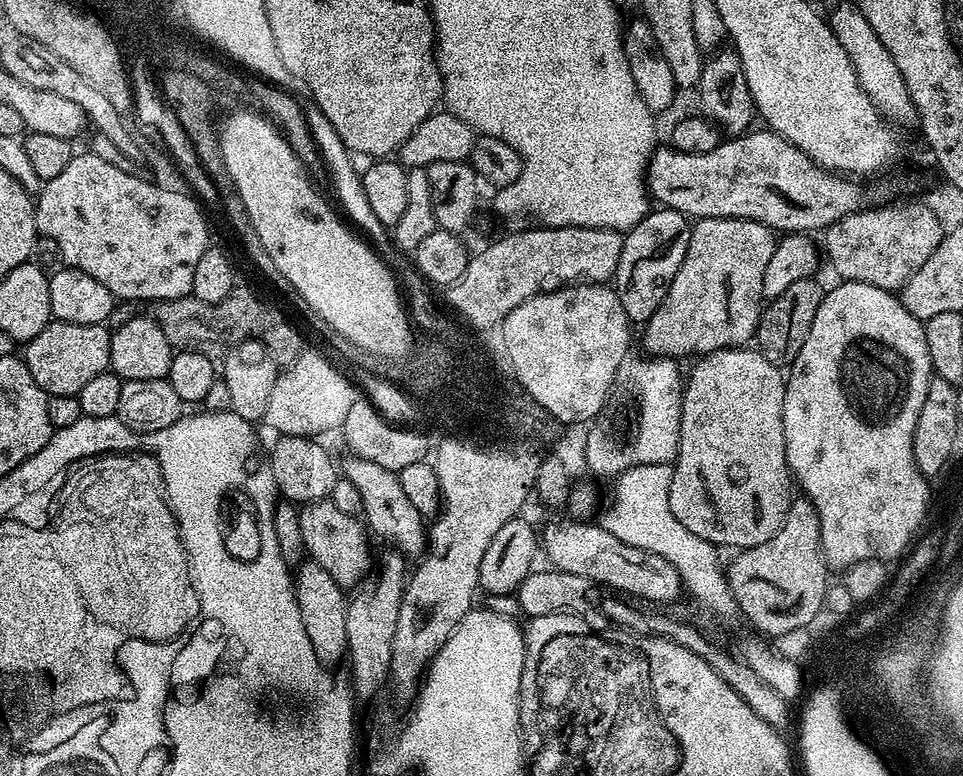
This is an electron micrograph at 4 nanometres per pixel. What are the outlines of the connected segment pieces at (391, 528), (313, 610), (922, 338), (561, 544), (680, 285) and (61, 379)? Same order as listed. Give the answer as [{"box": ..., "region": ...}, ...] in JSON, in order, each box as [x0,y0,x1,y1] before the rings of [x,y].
[{"box":[342,455,426,557],"region":[[[349,455],[347,459],[348,461],[342,464],[342,476],[343,479],[354,482],[358,494],[362,494],[362,516],[367,527],[373,533],[376,531],[378,535],[385,536],[392,543],[389,545],[394,546],[395,551],[405,557],[423,556],[426,551],[426,520],[418,514],[418,510],[414,510],[410,498],[406,498],[399,475],[388,472],[382,466],[378,466],[378,462],[370,462],[361,456]]]},{"box":[294,558,348,666],"region":[[[311,558],[294,572],[294,587],[296,589],[296,601],[298,602],[298,614],[302,614],[302,626],[306,626],[306,634],[310,638],[310,644],[314,646],[314,654],[325,666],[333,666],[340,659],[344,660],[348,651],[348,635],[346,634],[346,610],[348,601],[345,589],[318,562]]]},{"box":[782,280,933,570],"region":[[[845,280],[836,282],[833,288],[829,287],[825,291],[822,298],[822,306],[818,306],[818,314],[814,314],[814,322],[810,326],[810,335],[806,337],[806,343],[802,346],[802,350],[798,350],[798,358],[794,358],[794,362],[787,369],[786,379],[784,381],[784,401],[782,402],[782,426],[784,427],[784,437],[786,438],[786,458],[788,459],[788,467],[791,475],[794,477],[795,483],[798,485],[805,497],[811,500],[812,505],[818,510],[820,515],[820,541],[822,542],[822,550],[824,551],[824,559],[828,561],[833,569],[843,570],[848,568],[854,562],[862,560],[882,560],[892,562],[895,556],[897,558],[905,555],[906,549],[913,543],[914,537],[917,535],[915,531],[916,522],[920,520],[921,512],[924,509],[925,487],[930,482],[929,477],[921,472],[920,467],[914,462],[914,450],[912,443],[914,442],[914,426],[918,422],[918,414],[922,410],[922,402],[926,402],[926,390],[930,386],[933,378],[932,363],[930,362],[930,350],[926,350],[926,334],[922,321],[914,318],[914,314],[910,314],[910,310],[906,310],[906,306],[902,306],[899,295],[893,294],[887,288],[879,288],[878,286],[870,286],[866,282],[854,282],[853,280]]]},{"box":[542,520,682,604],"region":[[[568,520],[561,524],[552,524],[542,532],[542,552],[543,555],[544,552],[548,555],[547,563],[551,567],[566,574],[579,574],[582,578],[590,578],[598,585],[646,602],[650,600],[668,604],[671,600],[678,599],[680,592],[682,596],[680,571],[669,560],[648,551],[647,548],[630,546],[622,542],[622,538],[614,538],[614,534],[610,534],[610,530],[606,530],[599,522]]]},{"box":[643,218,778,358],"region":[[[706,218],[692,224],[690,246],[666,298],[643,325],[644,348],[652,358],[699,358],[706,352],[747,345],[766,307],[762,278],[778,236],[762,222]]]},{"box":[22,319,112,396],"region":[[[52,319],[33,340],[23,345],[22,359],[34,382],[49,396],[77,396],[97,374],[109,371],[112,332],[104,324],[75,324]]]}]

